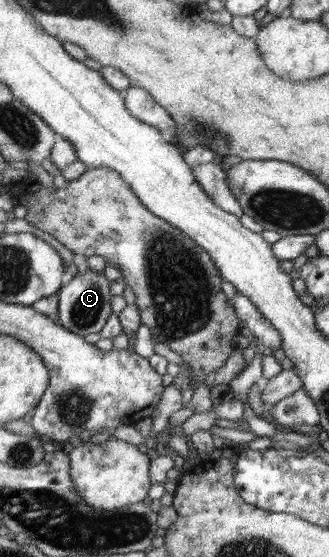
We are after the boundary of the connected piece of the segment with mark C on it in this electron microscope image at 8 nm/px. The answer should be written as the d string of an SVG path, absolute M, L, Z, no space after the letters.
M90 269L84 274L78 273L72 281L68 282L58 290L58 322L64 325L64 328L71 329L79 333L80 336L86 334L96 334L100 332L102 327L106 324L110 313L112 313L110 306L110 284L111 281L106 278L103 272L94 272Z

